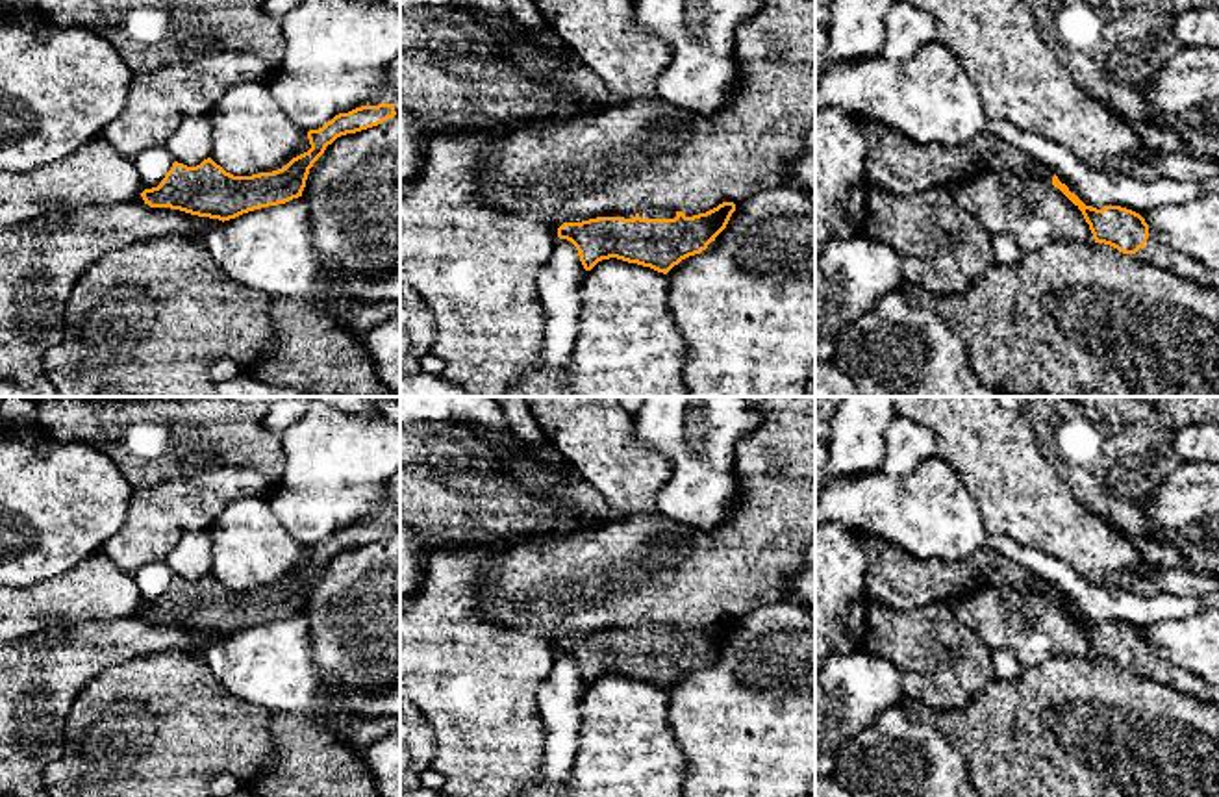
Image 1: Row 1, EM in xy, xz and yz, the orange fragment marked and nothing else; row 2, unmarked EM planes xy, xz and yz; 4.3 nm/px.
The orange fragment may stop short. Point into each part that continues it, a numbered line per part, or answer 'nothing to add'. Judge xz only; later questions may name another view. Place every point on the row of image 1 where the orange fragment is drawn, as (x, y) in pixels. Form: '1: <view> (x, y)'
1: xz (654, 212)

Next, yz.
1: yz (897, 164)
2: yz (1156, 251)

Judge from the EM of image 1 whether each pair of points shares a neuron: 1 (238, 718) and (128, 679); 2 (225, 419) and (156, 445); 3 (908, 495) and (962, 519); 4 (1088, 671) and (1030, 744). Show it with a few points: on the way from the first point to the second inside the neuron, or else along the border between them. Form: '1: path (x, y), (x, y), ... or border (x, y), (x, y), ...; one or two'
1: path (210, 718), (167, 718), (156, 707); one
2: path (208, 429), (176, 429), (173, 432); one
3: path (921, 508), (940, 519), (949, 519); one
4: path (1088, 692), (1055, 725), (1049, 725); one

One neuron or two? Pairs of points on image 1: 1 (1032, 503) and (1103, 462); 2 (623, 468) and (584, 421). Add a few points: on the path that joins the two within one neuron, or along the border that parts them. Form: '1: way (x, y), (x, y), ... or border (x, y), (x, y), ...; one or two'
1: border (1040, 447), (1055, 473), (1093, 516); two
2: way (612, 456), (593, 432); one

